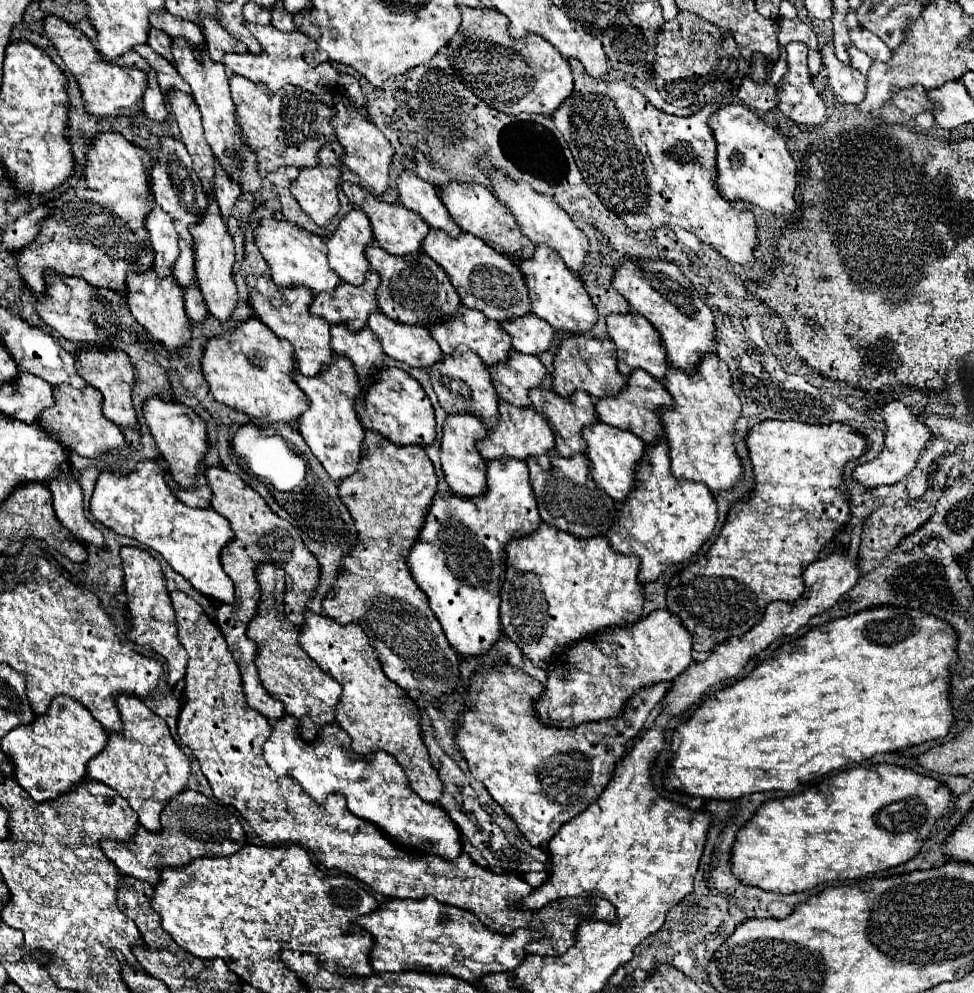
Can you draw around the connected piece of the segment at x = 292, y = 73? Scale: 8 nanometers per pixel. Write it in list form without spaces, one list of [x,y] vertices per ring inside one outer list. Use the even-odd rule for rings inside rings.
[[[246,24],[246,26],[254,34],[254,38],[262,44],[264,54],[262,56],[226,54],[222,62],[228,64],[228,68],[234,74],[244,76],[244,78],[248,78],[256,84],[264,84],[272,92],[278,92],[284,86],[296,86],[296,88],[302,88],[306,92],[312,92],[326,106],[332,106],[332,90],[338,84],[340,72],[336,68],[332,68],[330,62],[324,62],[324,64],[318,64],[318,66],[312,66],[312,64],[306,62],[304,54],[316,50],[316,42],[312,38],[308,38],[302,32],[280,32],[274,26],[258,26],[258,24]]]

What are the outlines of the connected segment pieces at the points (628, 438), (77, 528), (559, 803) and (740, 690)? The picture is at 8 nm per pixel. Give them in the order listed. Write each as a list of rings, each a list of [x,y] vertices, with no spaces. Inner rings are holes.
[[[596,422],[582,430],[582,436],[588,444],[586,456],[592,462],[592,478],[594,482],[616,502],[624,502],[632,490],[636,490],[636,470],[646,456],[646,444],[632,432],[606,426]]]
[[[64,472],[58,480],[50,480],[48,488],[54,496],[54,510],[56,510],[56,516],[58,516],[60,524],[66,530],[70,530],[76,540],[104,550],[102,532],[96,530],[84,514],[82,488],[80,488],[78,480],[74,478],[74,474]]]
[[[512,666],[488,670],[484,668],[470,680],[470,692],[466,698],[468,710],[460,718],[456,744],[462,756],[466,758],[472,776],[480,780],[488,788],[492,798],[504,808],[504,812],[514,818],[528,842],[532,846],[542,848],[548,846],[550,838],[554,836],[554,826],[566,822],[572,804],[590,804],[590,800],[598,800],[614,772],[616,762],[626,750],[628,740],[632,740],[642,730],[650,712],[662,702],[662,696],[666,694],[668,686],[668,682],[662,682],[658,688],[646,688],[646,692],[634,696],[634,700],[630,700],[630,704],[626,706],[626,716],[622,716],[620,720],[606,720],[602,724],[582,724],[574,730],[566,730],[550,728],[538,720],[534,704],[536,698],[544,694],[544,686],[538,680]]]
[[[882,606],[864,610],[858,614],[852,614],[848,618],[838,618],[834,622],[828,622],[818,628],[810,628],[802,638],[780,646],[770,660],[764,660],[760,666],[752,670],[750,676],[738,680],[734,686],[728,686],[716,694],[712,694],[696,712],[694,716],[680,724],[672,734],[672,766],[666,774],[666,788],[678,788],[682,792],[688,792],[698,798],[714,798],[714,800],[734,800],[742,798],[746,794],[754,792],[768,792],[768,790],[784,790],[792,792],[800,786],[800,782],[814,780],[816,776],[824,776],[836,770],[844,770],[848,764],[860,764],[862,760],[868,760],[876,754],[884,752],[896,752],[906,746],[916,746],[928,740],[944,738],[952,726],[958,724],[958,718],[954,716],[952,706],[952,690],[950,690],[950,668],[958,664],[958,634],[956,630],[946,624],[944,620],[936,618],[934,614],[928,614],[924,610],[914,608],[894,608],[894,606]]]

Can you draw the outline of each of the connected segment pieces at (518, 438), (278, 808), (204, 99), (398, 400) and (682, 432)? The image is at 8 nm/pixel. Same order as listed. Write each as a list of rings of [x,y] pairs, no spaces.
[[[500,400],[500,422],[494,430],[490,430],[486,434],[484,440],[478,442],[478,450],[482,454],[484,460],[502,460],[502,458],[516,458],[516,460],[528,460],[528,458],[536,458],[536,462],[542,466],[542,470],[550,470],[552,462],[550,462],[550,452],[554,450],[554,432],[550,428],[550,424],[546,422],[544,416],[540,416],[536,410],[520,410],[514,408],[512,404],[506,404],[504,400]]]
[[[174,590],[174,592],[170,592],[170,598],[172,598],[172,606],[174,606],[174,612],[176,612],[176,620],[178,620],[178,640],[190,656],[188,666],[186,666],[186,676],[184,676],[184,680],[186,680],[186,688],[184,688],[186,702],[182,706],[180,718],[178,718],[180,742],[184,746],[188,746],[194,752],[194,756],[198,758],[200,768],[202,768],[204,776],[208,778],[208,782],[212,786],[212,794],[220,802],[234,806],[248,820],[248,824],[262,838],[262,842],[266,842],[266,844],[298,842],[306,850],[310,850],[322,866],[338,868],[338,870],[362,880],[364,884],[368,884],[370,888],[380,892],[382,896],[414,898],[414,900],[434,896],[442,904],[460,906],[464,910],[470,910],[472,914],[478,916],[478,920],[486,928],[500,932],[500,934],[512,934],[516,928],[534,928],[534,930],[544,934],[544,940],[532,942],[528,946],[528,952],[538,954],[538,956],[548,956],[548,936],[576,936],[582,920],[612,922],[616,918],[616,908],[610,902],[598,900],[598,898],[592,898],[594,904],[584,902],[580,898],[572,898],[572,900],[564,898],[560,902],[550,902],[550,904],[546,904],[544,908],[538,908],[538,910],[520,908],[522,898],[526,898],[534,890],[522,878],[522,874],[518,874],[518,872],[504,872],[504,874],[490,872],[490,868],[478,866],[466,852],[460,852],[460,856],[454,858],[454,860],[446,860],[438,854],[416,852],[416,850],[404,848],[404,846],[396,844],[388,834],[384,834],[376,824],[354,816],[346,808],[344,796],[330,796],[326,804],[318,804],[302,790],[302,786],[296,780],[278,780],[270,772],[270,768],[266,766],[266,762],[262,758],[262,744],[270,736],[270,724],[260,712],[246,706],[240,668],[238,668],[236,660],[232,658],[232,652],[226,646],[224,634],[208,618],[208,614],[202,610],[202,606],[198,602],[194,602],[190,596]]]
[[[174,40],[174,60],[176,60],[176,70],[184,78],[186,84],[190,84],[194,100],[200,108],[202,114],[202,124],[206,132],[206,140],[212,146],[212,152],[216,154],[222,170],[240,184],[242,190],[260,190],[262,188],[262,178],[258,174],[258,158],[252,152],[250,144],[246,142],[246,134],[242,128],[238,128],[236,122],[236,104],[230,96],[228,88],[228,76],[226,76],[226,66],[212,62],[208,54],[202,56],[202,62],[192,54],[188,44],[182,44],[182,40]]]
[[[382,368],[376,372],[376,382],[366,390],[362,400],[356,404],[356,412],[368,430],[382,434],[396,446],[418,444],[426,448],[436,440],[436,418],[432,402],[418,380],[414,380],[410,374],[400,368]]]
[[[710,354],[704,356],[696,374],[668,368],[666,388],[676,400],[676,406],[662,410],[660,416],[670,446],[672,474],[678,480],[706,484],[714,496],[738,486],[744,476],[744,464],[734,448],[734,424],[740,418],[742,404],[732,390],[726,364],[716,354]]]

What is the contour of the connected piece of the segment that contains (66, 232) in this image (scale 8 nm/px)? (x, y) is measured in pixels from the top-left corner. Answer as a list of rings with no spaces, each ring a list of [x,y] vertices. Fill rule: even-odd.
[[[106,132],[106,136],[98,136],[86,152],[88,164],[84,170],[84,178],[58,200],[52,202],[54,214],[42,222],[42,230],[36,236],[34,244],[26,246],[18,254],[18,270],[22,278],[32,288],[34,294],[46,294],[46,274],[58,272],[60,276],[80,276],[92,286],[106,286],[110,290],[122,292],[126,290],[128,272],[146,272],[154,266],[154,250],[150,244],[150,236],[146,230],[146,216],[154,208],[152,192],[150,192],[150,170],[154,166],[152,156],[140,148],[130,144],[126,138]]]

